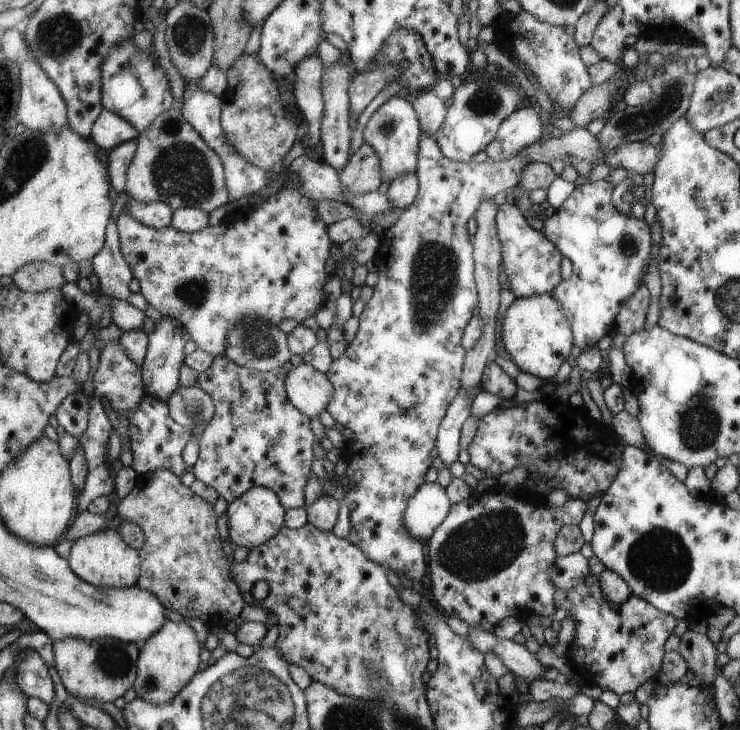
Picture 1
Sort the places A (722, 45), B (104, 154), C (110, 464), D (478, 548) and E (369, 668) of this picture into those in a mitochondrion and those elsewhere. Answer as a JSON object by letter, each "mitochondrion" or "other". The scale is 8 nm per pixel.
{"A":"other","B":"other","C":"other","D":"mitochondrion","E":"mitochondrion"}

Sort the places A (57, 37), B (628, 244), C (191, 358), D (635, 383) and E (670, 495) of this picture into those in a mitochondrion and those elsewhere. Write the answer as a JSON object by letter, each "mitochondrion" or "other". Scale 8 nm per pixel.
{"A":"mitochondrion","B":"mitochondrion","C":"other","D":"other","E":"other"}

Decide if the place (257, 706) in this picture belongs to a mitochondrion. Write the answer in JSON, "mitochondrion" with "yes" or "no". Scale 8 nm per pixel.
{"mitochondrion":"yes"}

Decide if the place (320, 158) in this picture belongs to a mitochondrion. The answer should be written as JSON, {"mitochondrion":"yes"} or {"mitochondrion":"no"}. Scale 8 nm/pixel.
{"mitochondrion":"no"}

